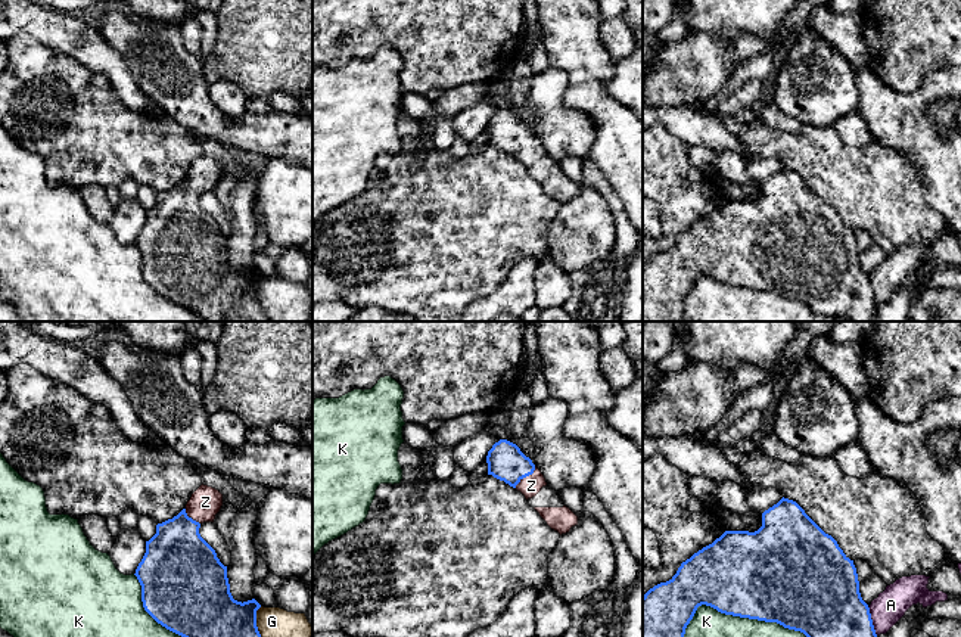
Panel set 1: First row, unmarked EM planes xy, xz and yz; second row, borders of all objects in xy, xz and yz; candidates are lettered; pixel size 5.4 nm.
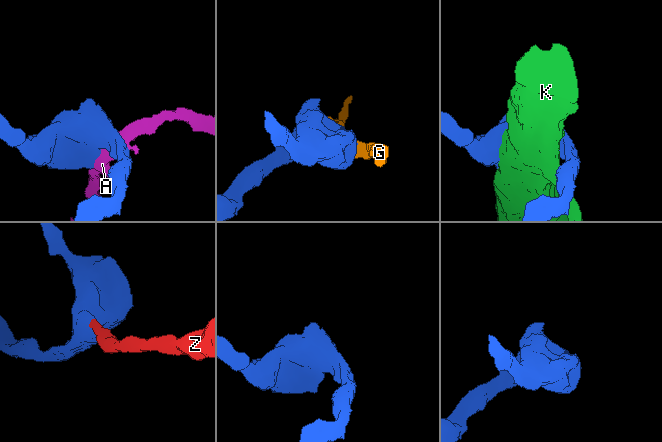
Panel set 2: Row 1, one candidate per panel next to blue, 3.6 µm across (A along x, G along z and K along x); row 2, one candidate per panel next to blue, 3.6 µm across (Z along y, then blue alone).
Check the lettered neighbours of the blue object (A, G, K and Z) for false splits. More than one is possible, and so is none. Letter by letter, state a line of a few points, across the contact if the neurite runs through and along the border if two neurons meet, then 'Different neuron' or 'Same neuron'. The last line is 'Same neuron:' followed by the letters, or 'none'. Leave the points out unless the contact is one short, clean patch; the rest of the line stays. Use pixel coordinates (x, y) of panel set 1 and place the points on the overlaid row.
A: Different neuron
G: Different neuron
K: Different neuron
Z: Line: xz (506, 462), (526, 475), (531, 485). Same neuron
Same neuron: Z

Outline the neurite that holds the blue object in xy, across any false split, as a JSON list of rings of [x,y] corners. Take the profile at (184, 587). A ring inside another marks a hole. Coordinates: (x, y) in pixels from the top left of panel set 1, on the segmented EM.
[[[202,484],[177,516],[156,525],[156,534],[146,541],[146,553],[134,574],[141,585],[144,610],[158,624],[181,637],[261,637],[256,627],[256,610],[261,605],[255,599],[243,603],[233,599],[227,566],[220,562],[215,550],[199,534],[200,525],[214,522],[221,506],[223,494]]]

